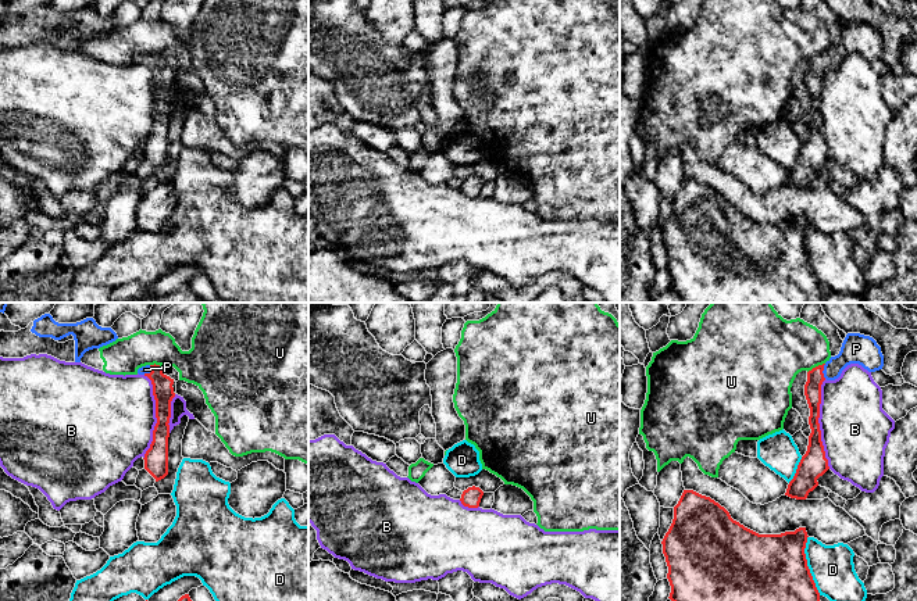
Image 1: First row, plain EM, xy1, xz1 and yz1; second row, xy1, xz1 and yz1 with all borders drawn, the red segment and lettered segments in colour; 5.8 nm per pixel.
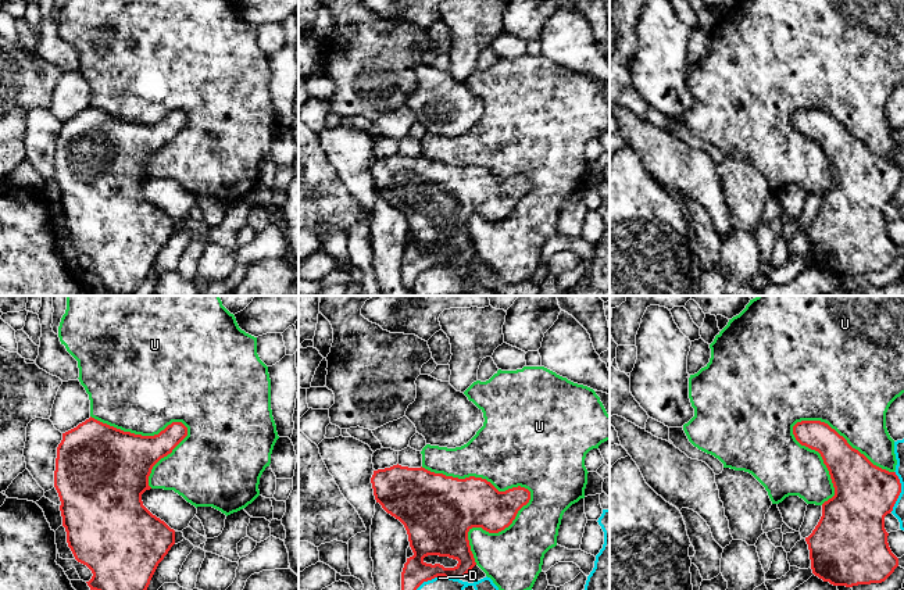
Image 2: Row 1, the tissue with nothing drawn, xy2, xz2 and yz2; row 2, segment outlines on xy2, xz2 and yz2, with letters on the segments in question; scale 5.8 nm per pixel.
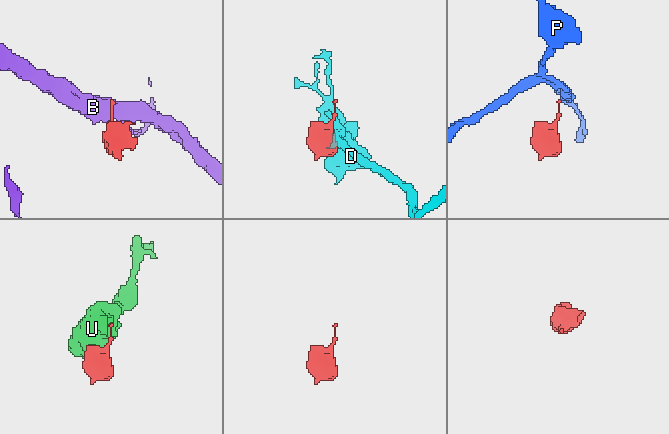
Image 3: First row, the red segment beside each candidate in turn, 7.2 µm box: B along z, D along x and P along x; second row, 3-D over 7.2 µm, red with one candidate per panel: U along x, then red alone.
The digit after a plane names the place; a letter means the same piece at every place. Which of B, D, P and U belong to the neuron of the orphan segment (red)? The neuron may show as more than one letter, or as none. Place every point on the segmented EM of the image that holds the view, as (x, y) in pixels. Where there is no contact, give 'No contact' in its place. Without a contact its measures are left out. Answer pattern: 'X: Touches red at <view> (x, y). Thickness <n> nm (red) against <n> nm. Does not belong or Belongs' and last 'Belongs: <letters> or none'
B: Touches red at yz1 (819, 424). Thickness 160 nm (red) against 400 nm. Does not belong
D: Touches red at yz1 (806, 565). Thickness 380 nm (red) against 260 nm. Does not belong
P: Touches red at yz1 (823, 369). Thickness 100 nm (red) against 180 nm. Belongs
U: Touches red at xz2 (479, 478). Thickness 360 nm (red) against 440 nm. Does not belong
Belongs: P

